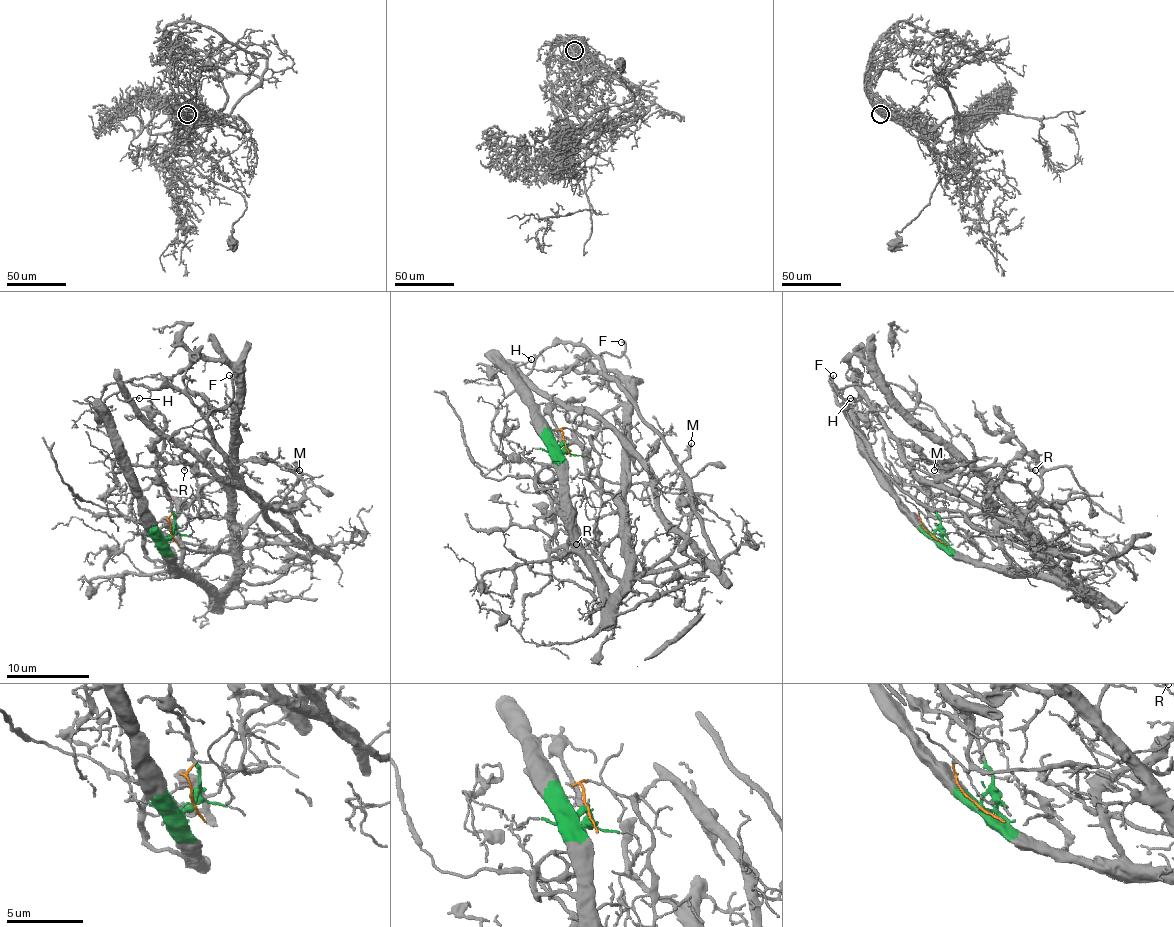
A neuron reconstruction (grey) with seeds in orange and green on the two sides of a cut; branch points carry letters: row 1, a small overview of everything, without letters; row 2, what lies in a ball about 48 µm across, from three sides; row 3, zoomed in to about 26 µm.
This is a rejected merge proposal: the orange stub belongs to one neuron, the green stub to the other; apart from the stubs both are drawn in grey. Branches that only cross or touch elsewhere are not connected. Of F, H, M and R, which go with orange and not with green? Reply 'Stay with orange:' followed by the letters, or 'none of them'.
Stay with orange: F, H

